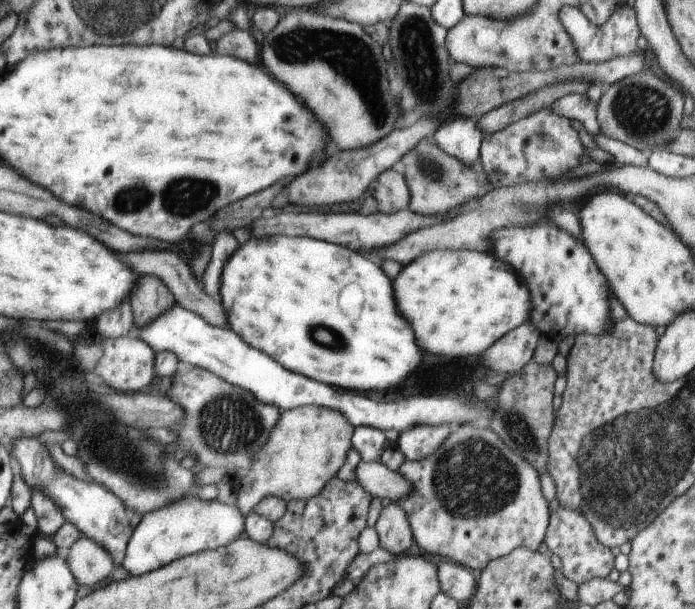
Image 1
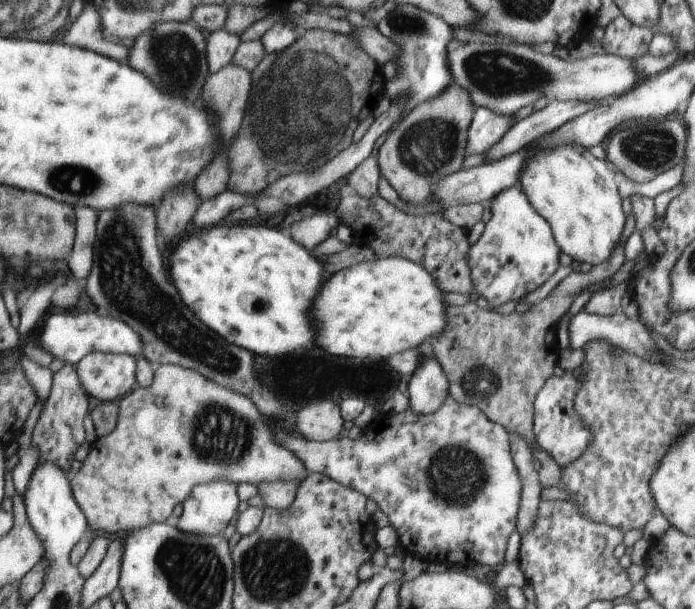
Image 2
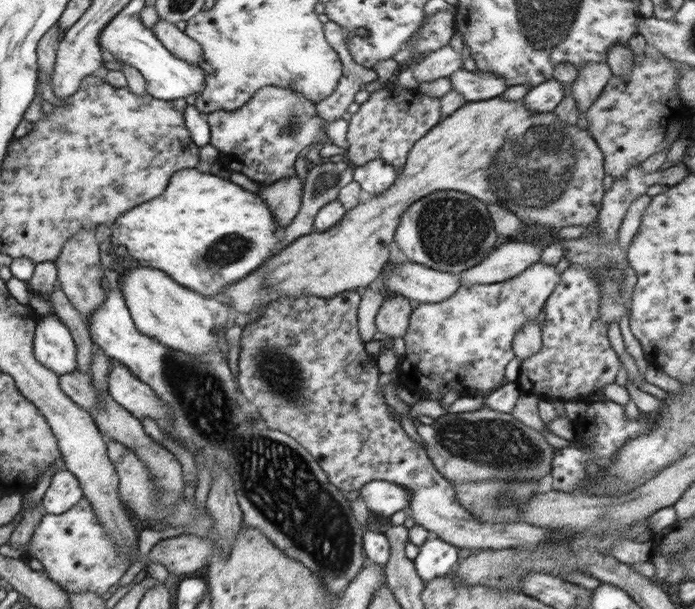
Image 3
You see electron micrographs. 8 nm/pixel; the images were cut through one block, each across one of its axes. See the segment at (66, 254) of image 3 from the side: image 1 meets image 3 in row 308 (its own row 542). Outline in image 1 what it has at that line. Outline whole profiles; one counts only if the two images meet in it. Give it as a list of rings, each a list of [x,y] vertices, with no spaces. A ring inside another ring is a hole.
[[[81,536],[71,547],[67,556],[71,570],[81,585],[91,586],[110,576],[114,568],[112,554],[95,540]]]

